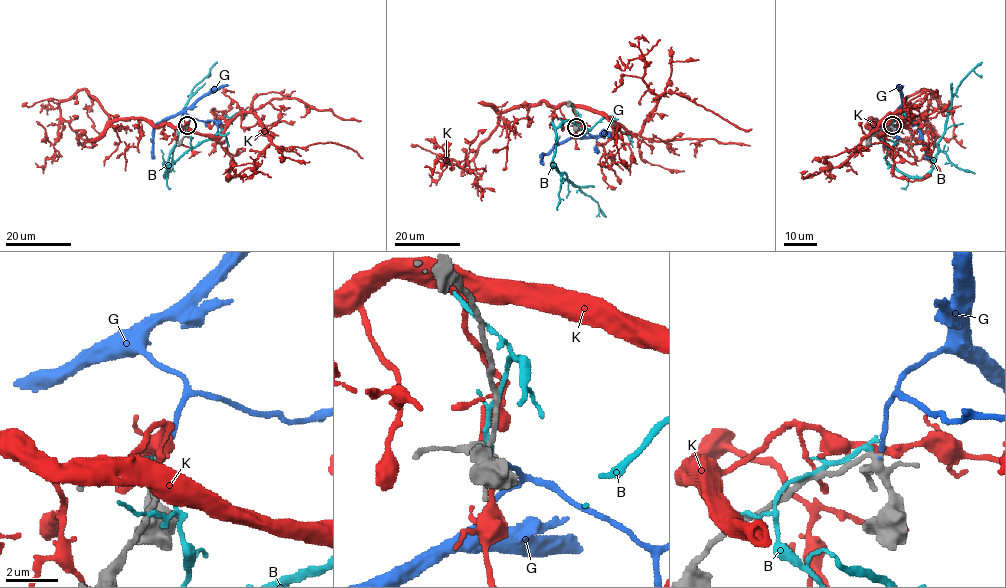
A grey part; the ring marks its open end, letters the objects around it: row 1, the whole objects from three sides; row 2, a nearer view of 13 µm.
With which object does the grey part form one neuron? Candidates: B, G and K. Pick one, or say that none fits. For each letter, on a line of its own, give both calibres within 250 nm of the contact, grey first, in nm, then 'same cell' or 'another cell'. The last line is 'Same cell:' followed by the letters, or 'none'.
B: 240 nm thick on the grey side, 240 nm on the other; another cell
G: 280 nm thick on the grey side, 160 nm on the other; same cell
K: 280 nm thick on the grey side, 320 nm on the other; another cell
Same cell: G

